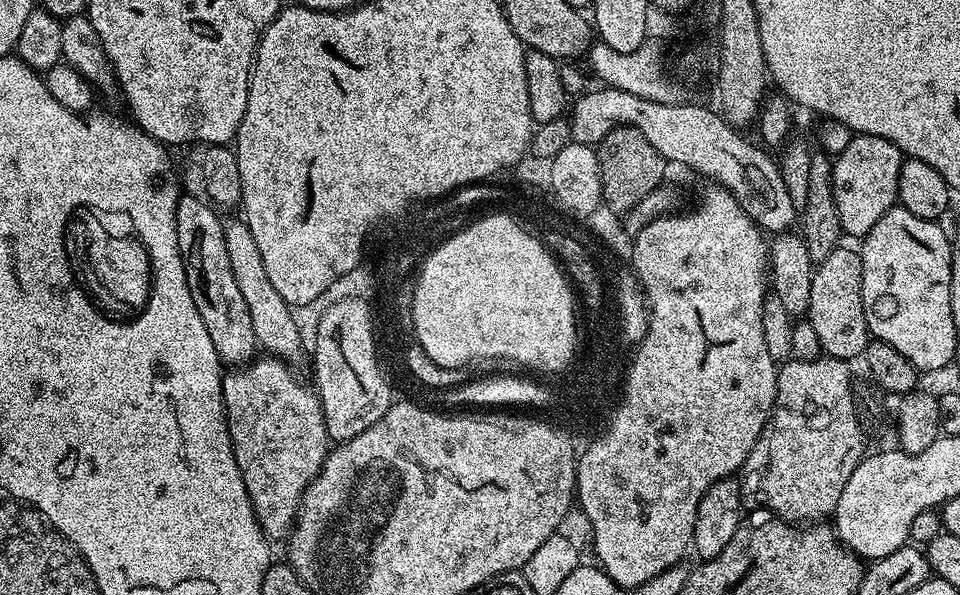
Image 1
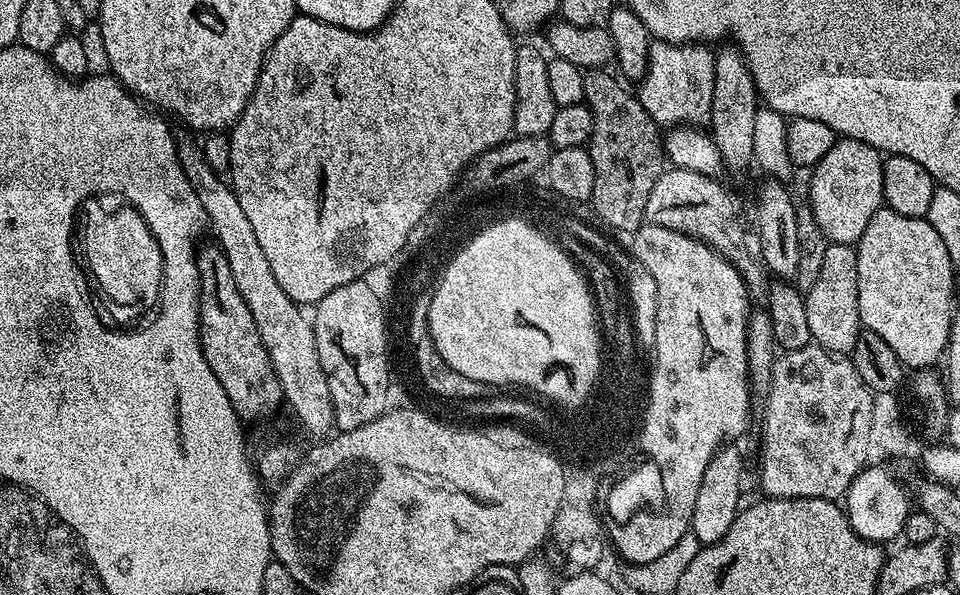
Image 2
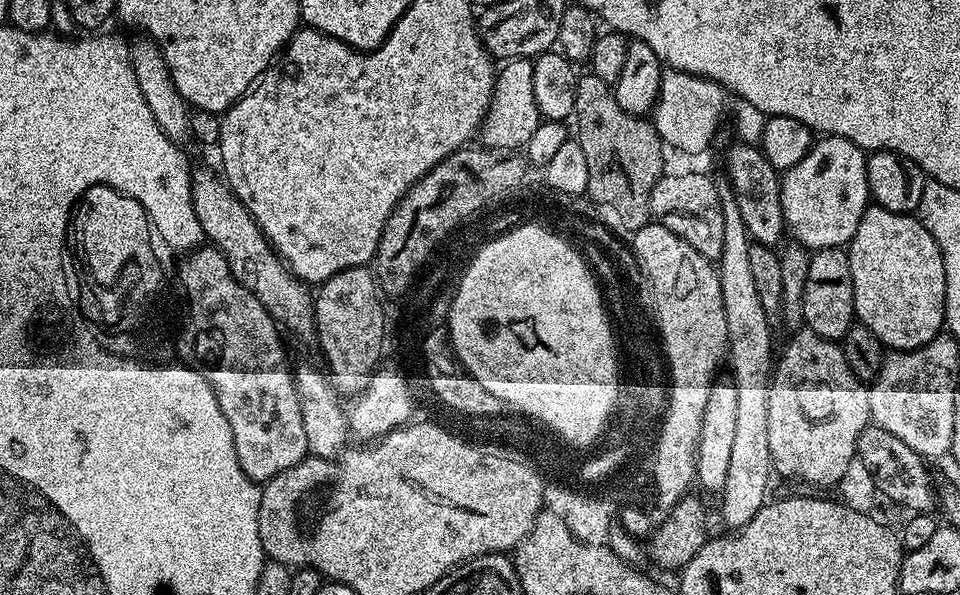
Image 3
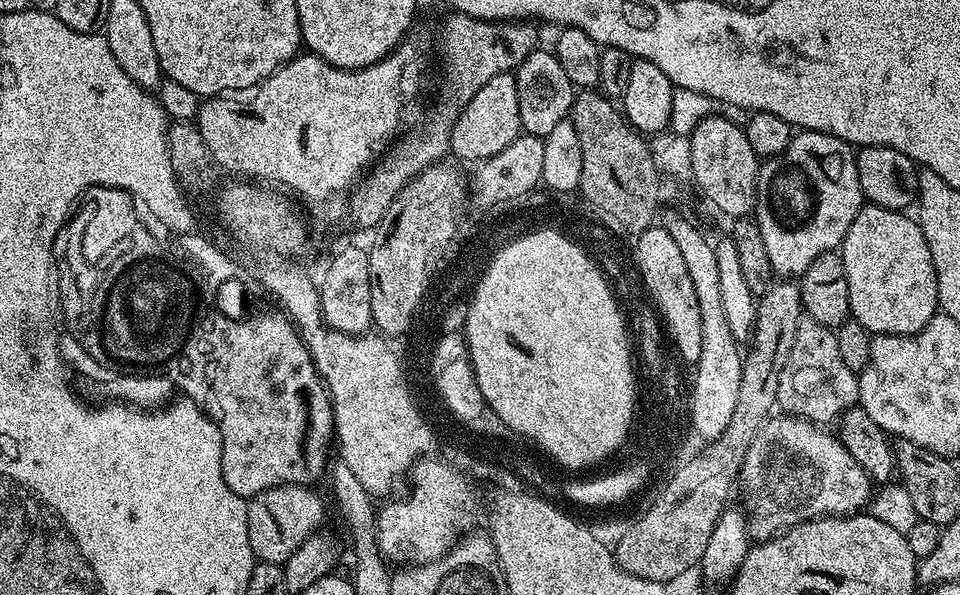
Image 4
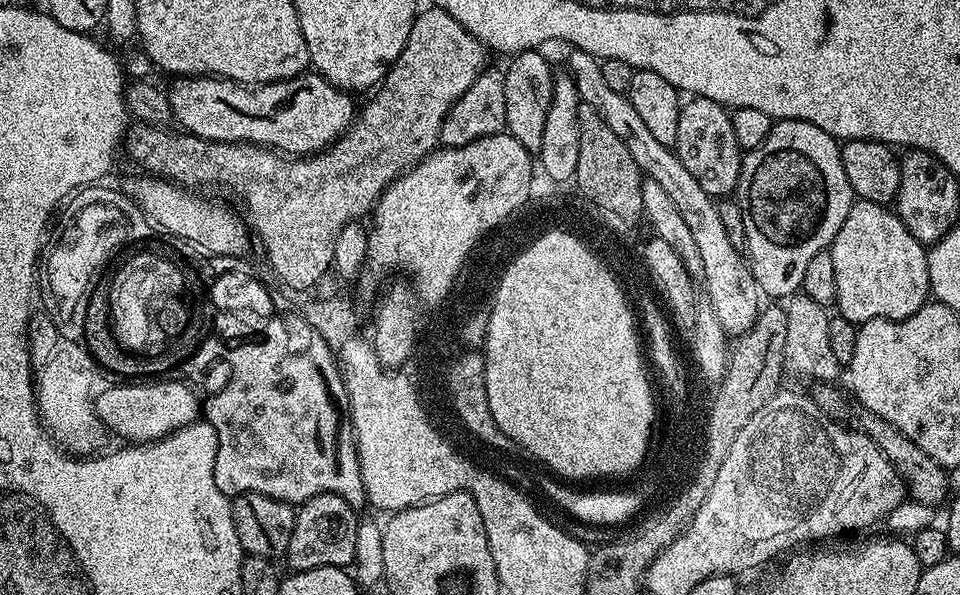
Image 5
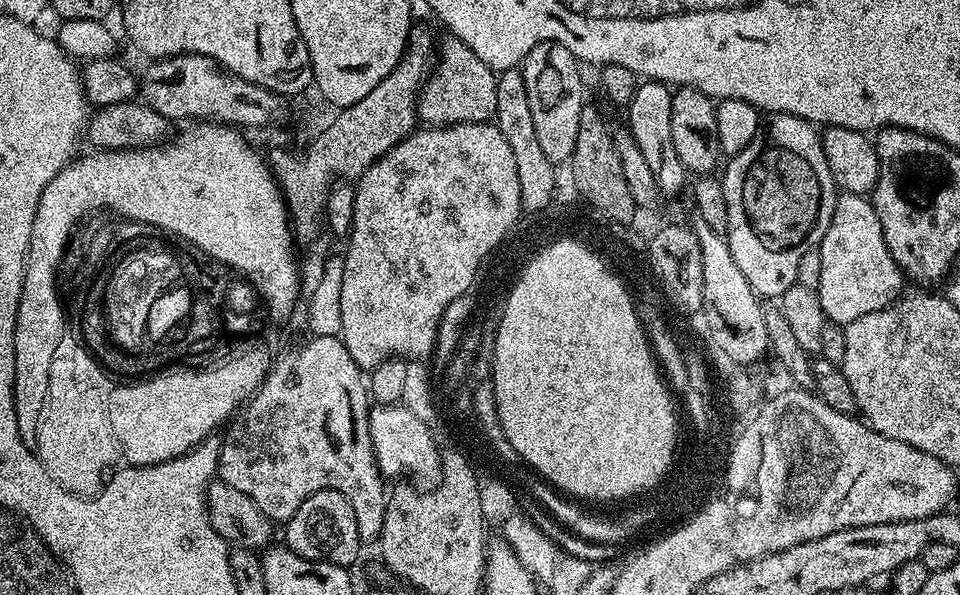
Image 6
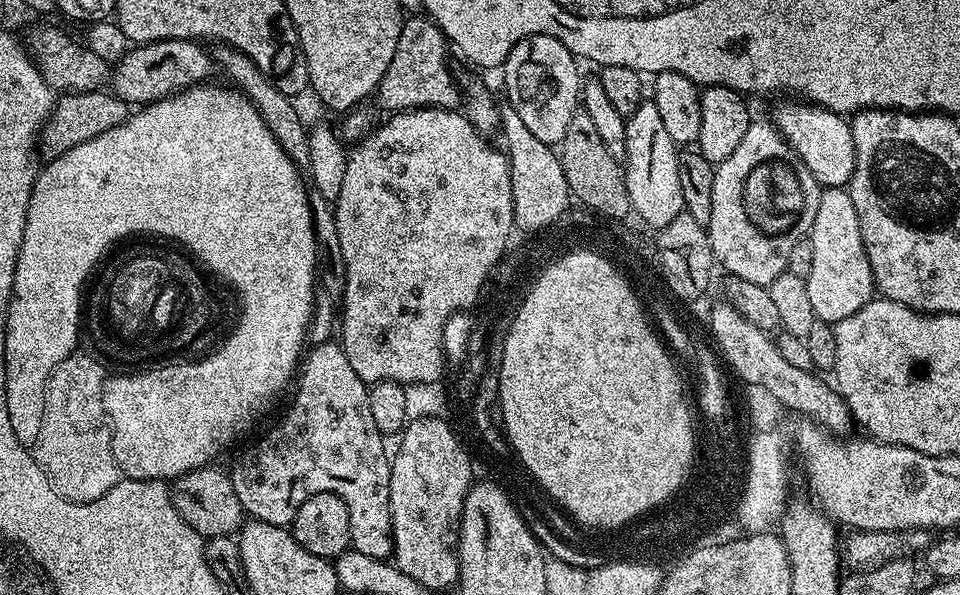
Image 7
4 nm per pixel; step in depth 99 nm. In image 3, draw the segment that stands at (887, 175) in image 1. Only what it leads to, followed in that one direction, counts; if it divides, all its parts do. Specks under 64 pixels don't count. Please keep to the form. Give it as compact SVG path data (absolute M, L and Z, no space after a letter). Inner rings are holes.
M824 136L789 172L780 177L784 226L797 245L809 250L847 245L858 230L862 214L870 207L865 149L841 136Z

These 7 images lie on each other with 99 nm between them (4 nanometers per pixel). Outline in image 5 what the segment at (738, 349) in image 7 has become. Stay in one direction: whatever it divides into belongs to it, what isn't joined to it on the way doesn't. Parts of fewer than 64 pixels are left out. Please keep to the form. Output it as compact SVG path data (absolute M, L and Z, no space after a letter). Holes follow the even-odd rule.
M572 48L569 53L566 72L574 82L580 103L590 106L590 110L594 110L594 114L598 114L598 118L602 118L602 122L606 122L606 126L614 130L615 136L626 145L626 150L630 150L630 155L634 162L638 162L645 177L658 182L658 186L662 186L662 190L666 190L666 195L673 200L674 206L678 206L687 228L690 229L690 235L694 237L694 242L698 242L698 255L702 257L704 271L702 288L703 291L704 288L708 291L707 303L714 310L718 322L722 322L722 330L728 333L729 337L744 336L758 318L762 307L762 293L741 249L731 244L726 230L722 227L722 218L718 218L716 209L717 201L710 194L706 194L702 186L698 186L694 174L690 174L690 170L682 166L675 151L669 145L658 142L654 134L650 134L646 122L642 122L628 95L618 90L610 90L610 85L604 81L600 61L580 48Z

